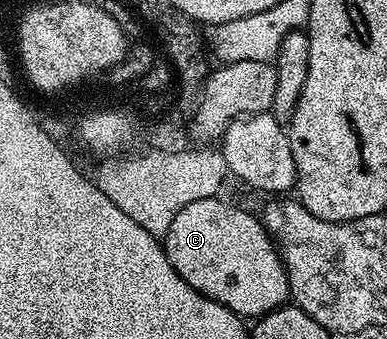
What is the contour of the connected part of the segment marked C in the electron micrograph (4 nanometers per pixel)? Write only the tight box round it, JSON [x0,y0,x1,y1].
[163,196,290,320]

